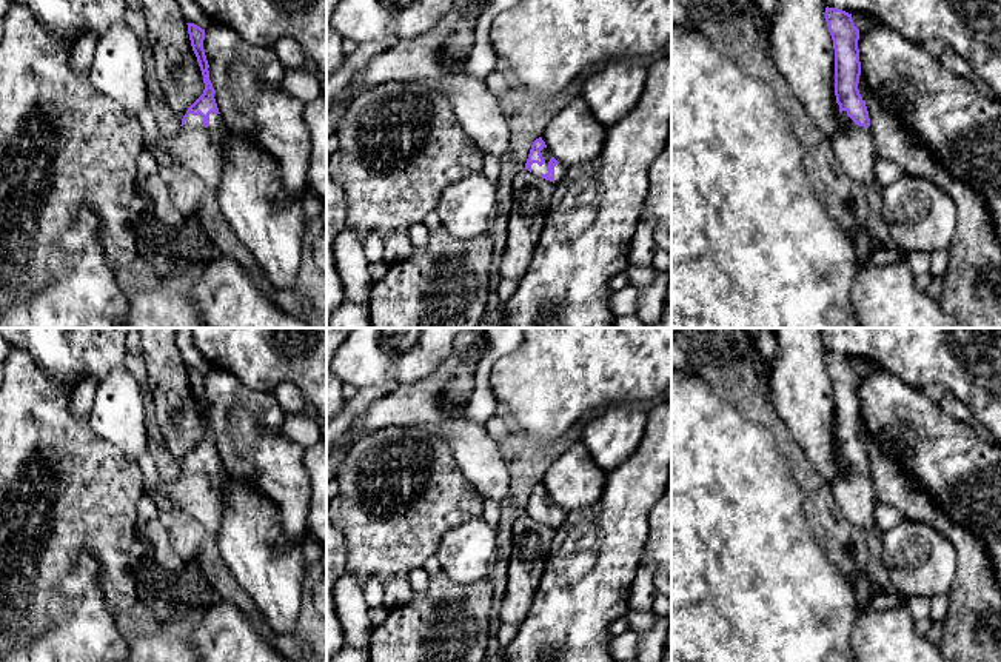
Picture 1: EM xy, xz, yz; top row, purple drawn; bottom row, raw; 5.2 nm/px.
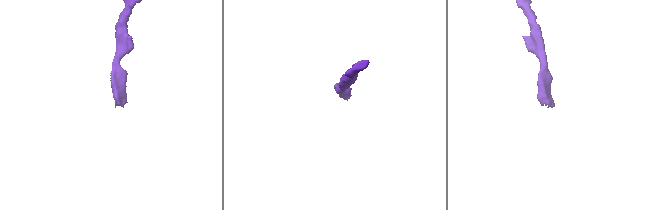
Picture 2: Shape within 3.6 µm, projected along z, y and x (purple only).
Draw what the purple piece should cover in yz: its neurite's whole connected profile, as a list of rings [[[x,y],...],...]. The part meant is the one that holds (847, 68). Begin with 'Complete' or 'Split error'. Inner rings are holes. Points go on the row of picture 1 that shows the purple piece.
Split error. [[[827,6],[825,22],[835,49],[835,95],[841,122],[832,142],[833,151],[849,177],[872,185],[876,183],[875,163],[879,155],[869,129],[869,111],[858,89],[859,29],[855,26],[852,14],[842,9]]]

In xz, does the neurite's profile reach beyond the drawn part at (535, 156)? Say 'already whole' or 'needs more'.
needs more

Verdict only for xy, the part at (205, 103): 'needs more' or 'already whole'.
needs more

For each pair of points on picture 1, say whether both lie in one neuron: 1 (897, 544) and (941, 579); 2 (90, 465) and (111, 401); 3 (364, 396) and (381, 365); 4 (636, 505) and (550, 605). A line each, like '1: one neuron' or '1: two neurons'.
1: one neuron
2: two neurons
3: two neurons
4: one neuron

